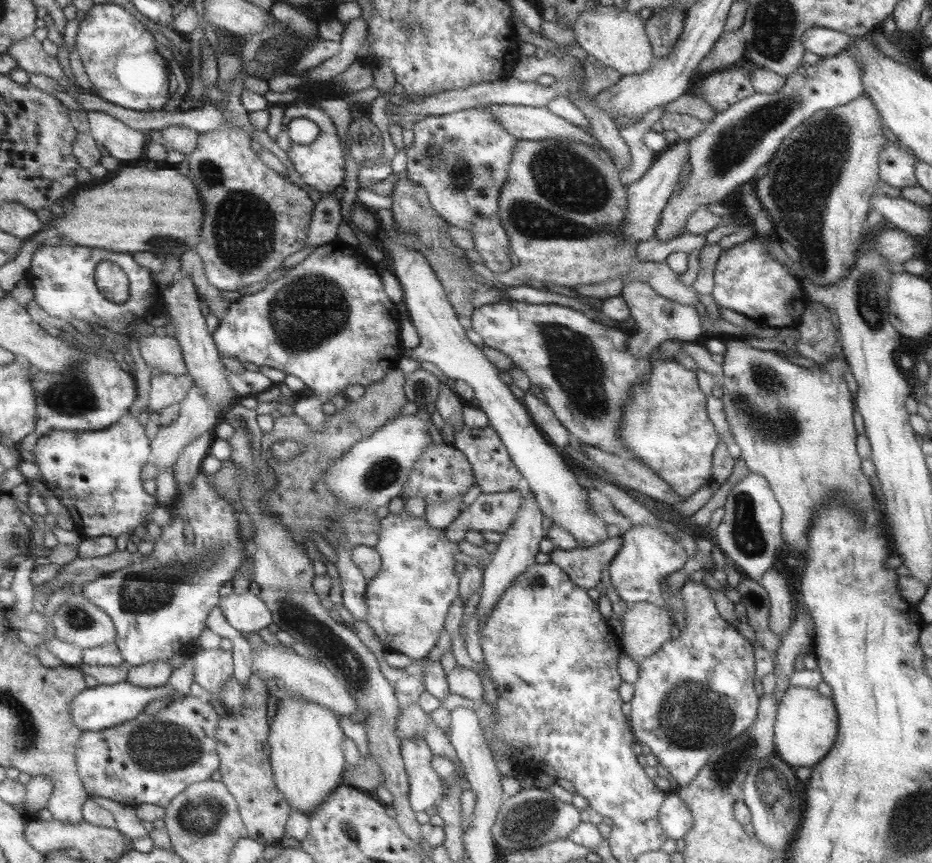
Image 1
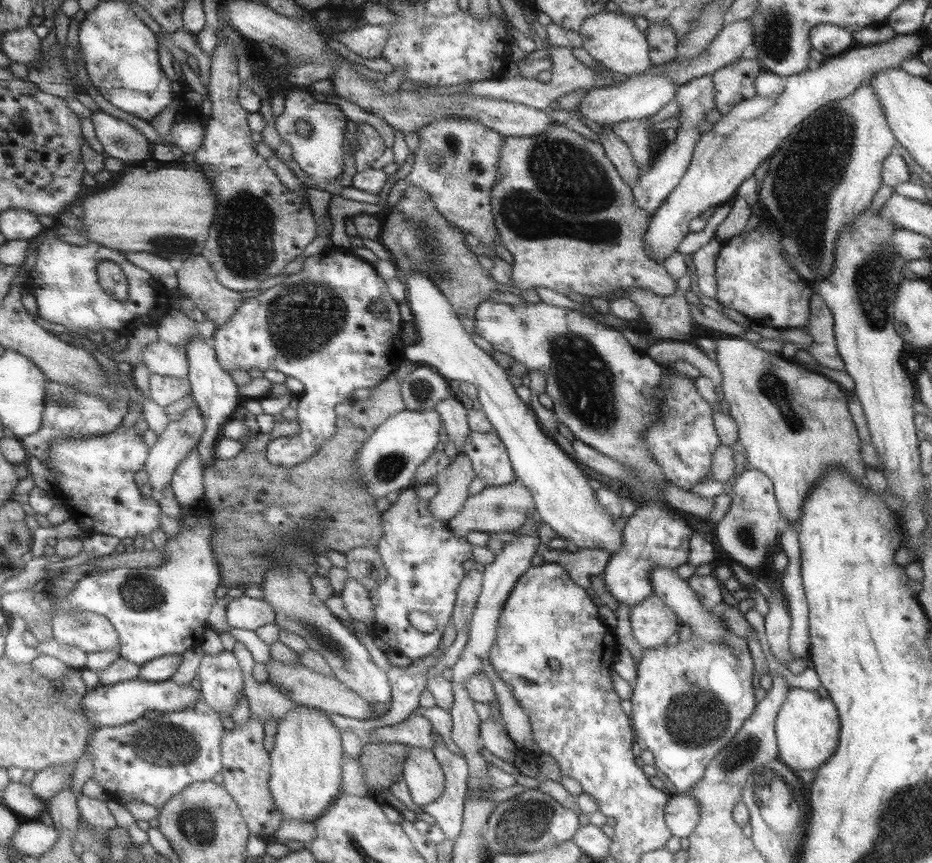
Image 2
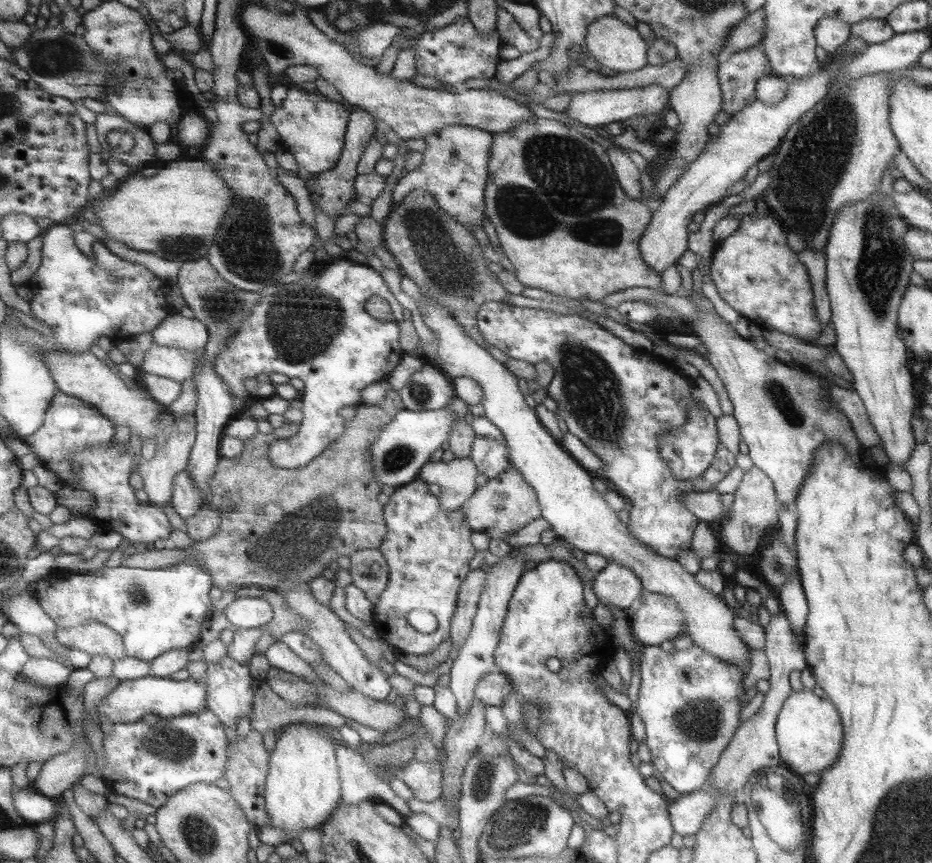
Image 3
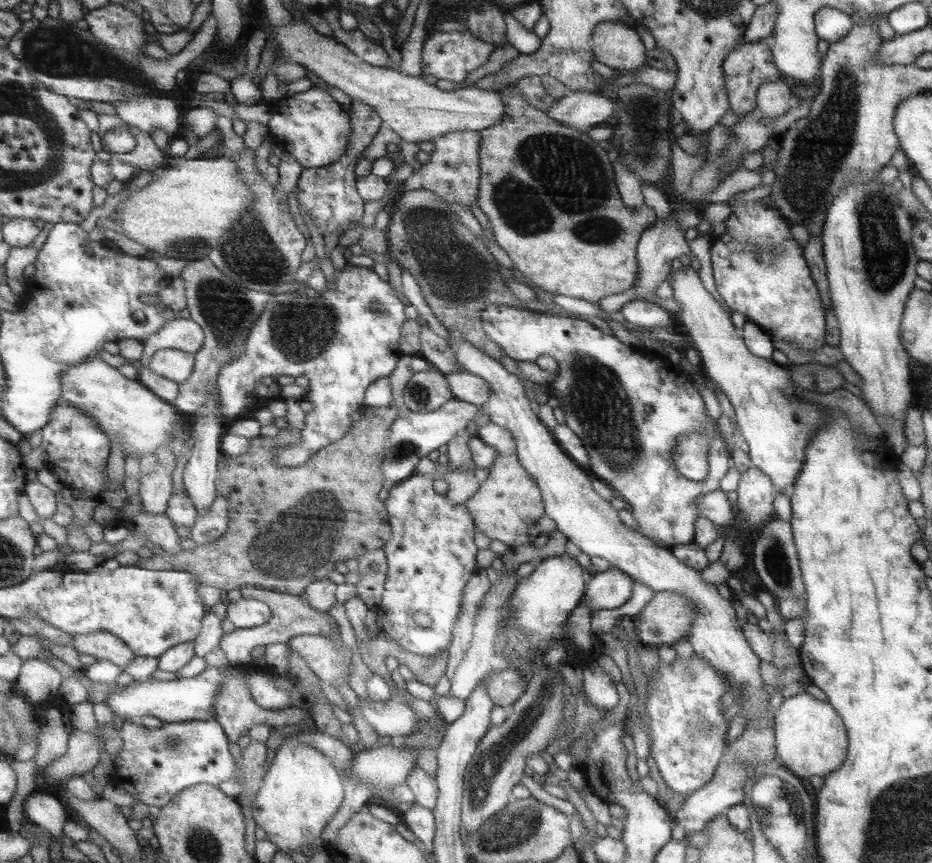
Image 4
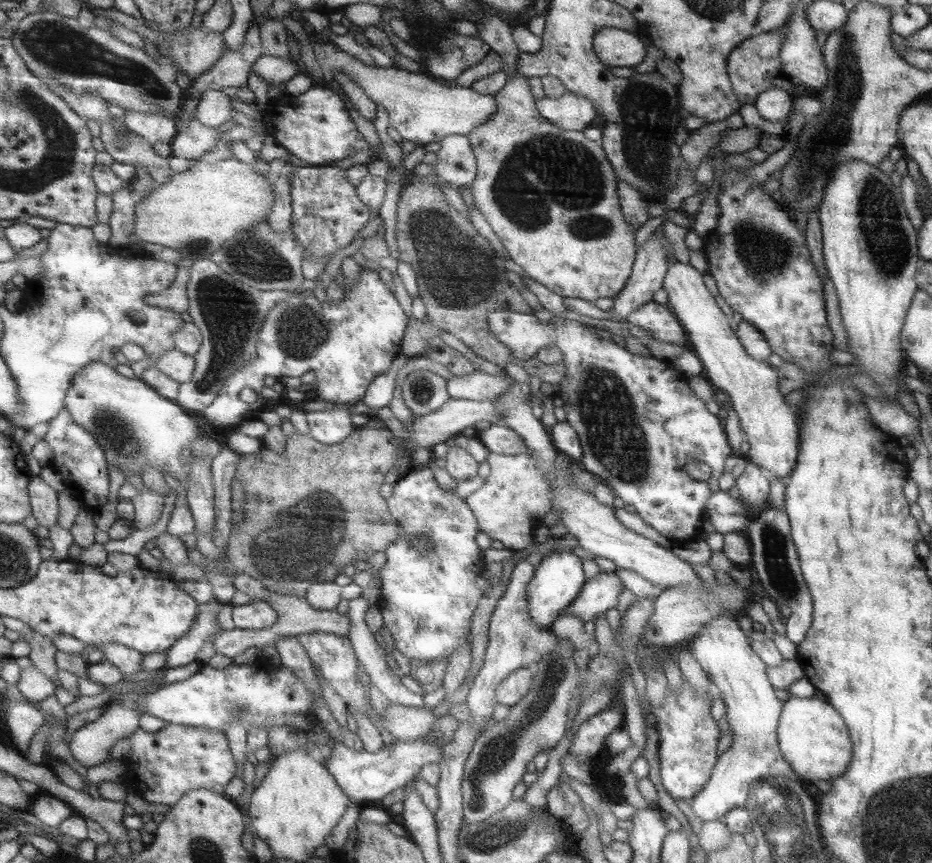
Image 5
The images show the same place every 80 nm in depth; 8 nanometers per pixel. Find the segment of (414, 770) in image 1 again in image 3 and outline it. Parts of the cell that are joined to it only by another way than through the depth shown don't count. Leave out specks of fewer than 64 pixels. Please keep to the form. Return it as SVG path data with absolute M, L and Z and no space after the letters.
M411 758L399 777L412 790L412 796L421 802L438 800L441 794L439 762L419 762Z

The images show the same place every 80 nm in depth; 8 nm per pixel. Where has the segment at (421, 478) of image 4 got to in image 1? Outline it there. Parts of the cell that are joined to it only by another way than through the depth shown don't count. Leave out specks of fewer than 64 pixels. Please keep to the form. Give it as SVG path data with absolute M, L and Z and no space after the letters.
M403 509L400 513L387 515L380 519L380 533L374 549L379 553L381 570L367 581L365 586L365 622L374 632L383 651L397 652L412 661L420 660L429 654L438 642L439 633L444 628L444 619L449 611L451 601L458 594L459 574L455 573L453 554L458 552L456 542L450 542L441 529L429 526L425 517L415 517Z

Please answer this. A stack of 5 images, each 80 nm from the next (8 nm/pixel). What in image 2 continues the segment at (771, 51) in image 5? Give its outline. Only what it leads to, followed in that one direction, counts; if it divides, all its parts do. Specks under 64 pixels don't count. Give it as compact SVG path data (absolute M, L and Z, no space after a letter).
M757 57L735 59L730 65L715 70L711 75L715 109L720 114L725 114L735 104L755 96L754 78L762 70L764 67Z

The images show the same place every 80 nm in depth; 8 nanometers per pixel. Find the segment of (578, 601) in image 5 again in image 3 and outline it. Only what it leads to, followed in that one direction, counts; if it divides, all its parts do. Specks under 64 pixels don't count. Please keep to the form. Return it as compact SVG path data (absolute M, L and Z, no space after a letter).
M608 562L603 570L596 573L591 589L597 595L598 604L610 604L624 611L628 611L643 592L632 570L618 566L616 562Z

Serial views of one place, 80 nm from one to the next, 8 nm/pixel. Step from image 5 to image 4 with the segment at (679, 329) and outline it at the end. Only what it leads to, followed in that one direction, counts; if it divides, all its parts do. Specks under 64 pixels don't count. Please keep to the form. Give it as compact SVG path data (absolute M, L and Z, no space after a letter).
M631 300L626 302L619 310L623 318L631 324L653 328L659 326L672 332L673 317L662 306L654 302L643 300Z

